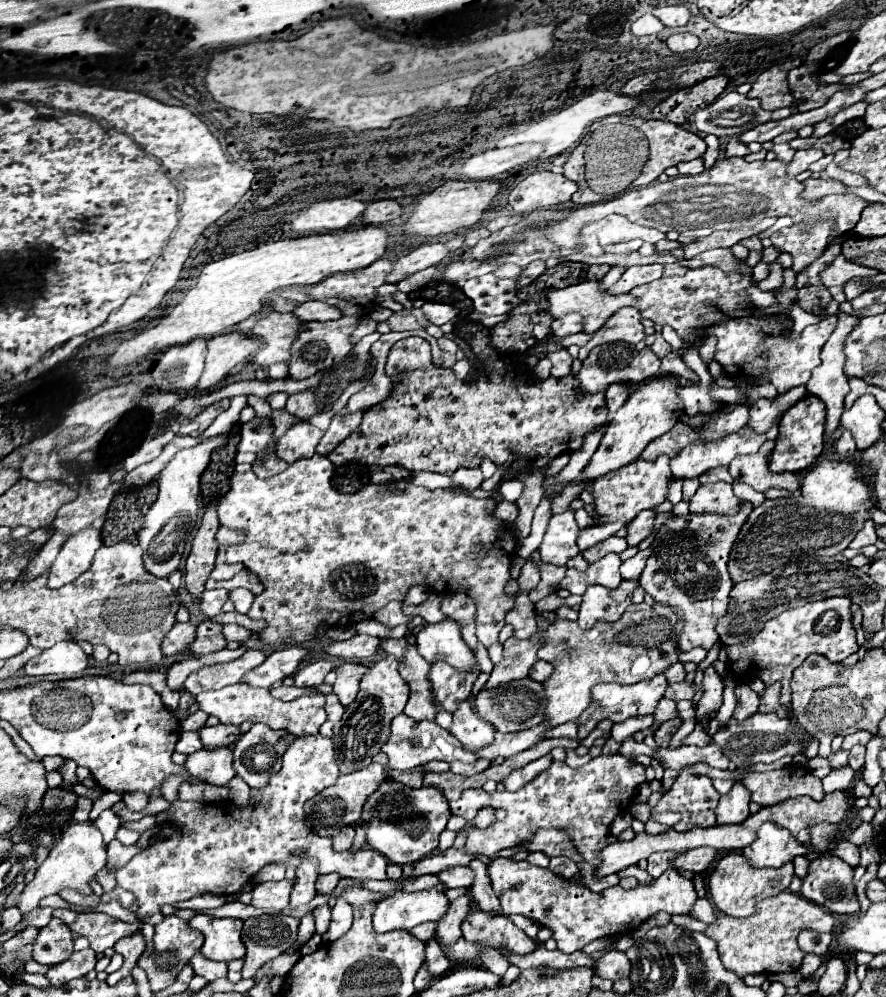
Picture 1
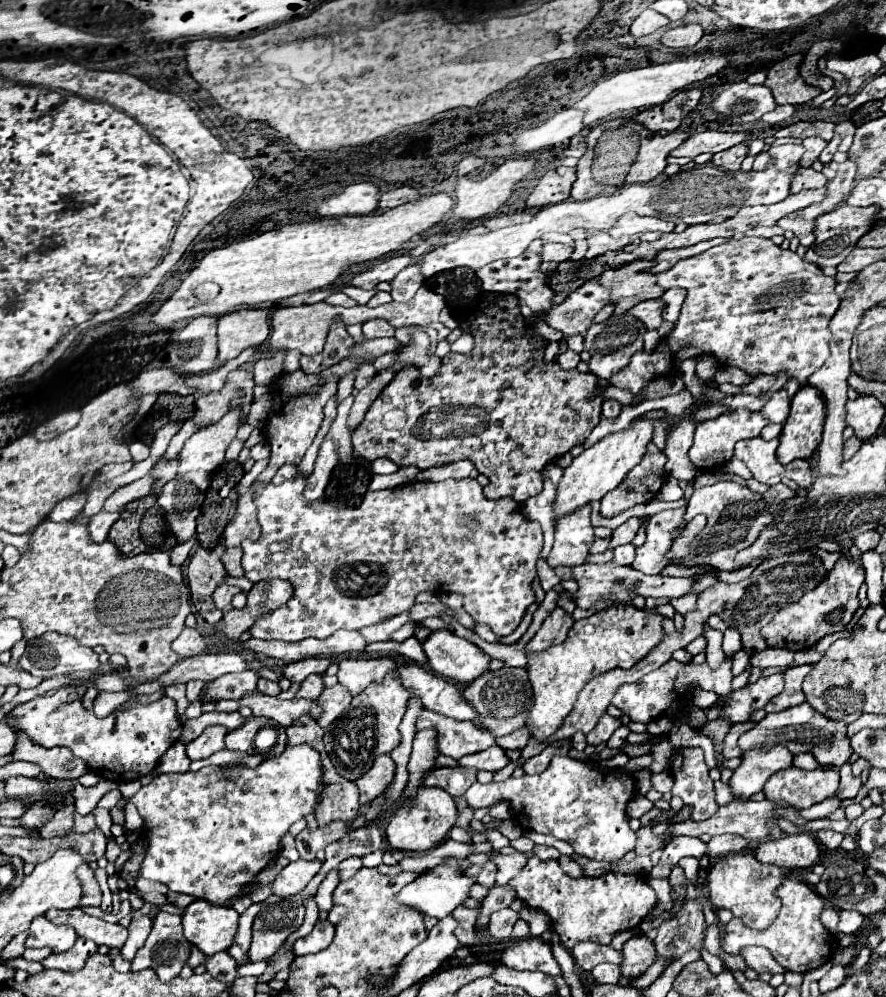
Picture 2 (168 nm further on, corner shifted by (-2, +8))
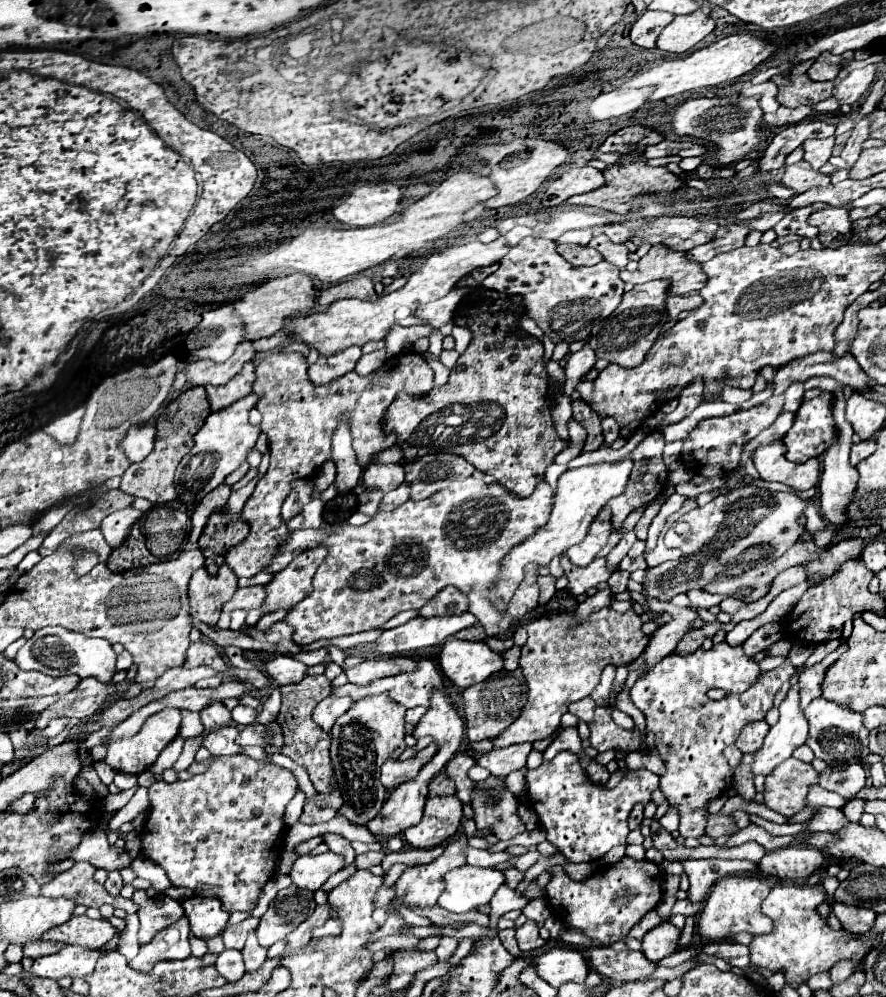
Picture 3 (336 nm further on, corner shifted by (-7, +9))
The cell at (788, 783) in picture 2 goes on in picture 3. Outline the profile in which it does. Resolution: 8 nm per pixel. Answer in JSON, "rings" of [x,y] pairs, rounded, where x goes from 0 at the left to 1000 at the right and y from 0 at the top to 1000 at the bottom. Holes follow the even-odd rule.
{"rings":[[[888,761],[863,779],[863,807],[886,819],[909,811],[911,795],[924,785],[924,775],[915,765]]]}

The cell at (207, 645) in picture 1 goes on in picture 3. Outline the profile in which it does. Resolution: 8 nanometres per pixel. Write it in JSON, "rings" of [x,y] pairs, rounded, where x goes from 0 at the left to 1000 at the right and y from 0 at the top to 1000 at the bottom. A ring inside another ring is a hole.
{"rings":[[[358,549],[351,553],[344,553],[337,557],[337,561],[331,561],[328,567],[315,577],[310,577],[299,589],[299,603],[295,607],[297,615],[306,615],[313,611],[328,611],[333,605],[337,605],[342,599],[347,599],[351,593],[353,577],[360,569],[360,565],[367,561],[369,551]]]}

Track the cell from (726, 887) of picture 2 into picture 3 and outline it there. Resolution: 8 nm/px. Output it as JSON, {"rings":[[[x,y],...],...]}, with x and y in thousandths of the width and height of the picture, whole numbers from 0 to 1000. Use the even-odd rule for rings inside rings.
{"rings":[[[836,876],[818,878],[807,886],[807,890],[802,892],[802,898],[796,904],[793,916],[787,926],[789,938],[793,942],[814,944],[836,934],[843,934],[848,938],[872,934],[872,922],[859,916],[859,906],[868,898],[868,894],[870,894],[870,888],[863,880],[850,880],[850,878],[836,878]]]}

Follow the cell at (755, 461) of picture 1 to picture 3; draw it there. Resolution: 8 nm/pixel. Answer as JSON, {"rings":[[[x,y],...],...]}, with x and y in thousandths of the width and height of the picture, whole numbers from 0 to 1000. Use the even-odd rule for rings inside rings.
{"rings":[[[884,442],[859,446],[850,452],[850,466],[857,472],[861,482],[879,482],[891,484],[893,488],[909,492],[924,484],[924,462],[913,460],[909,464],[893,464],[886,460]]]}

